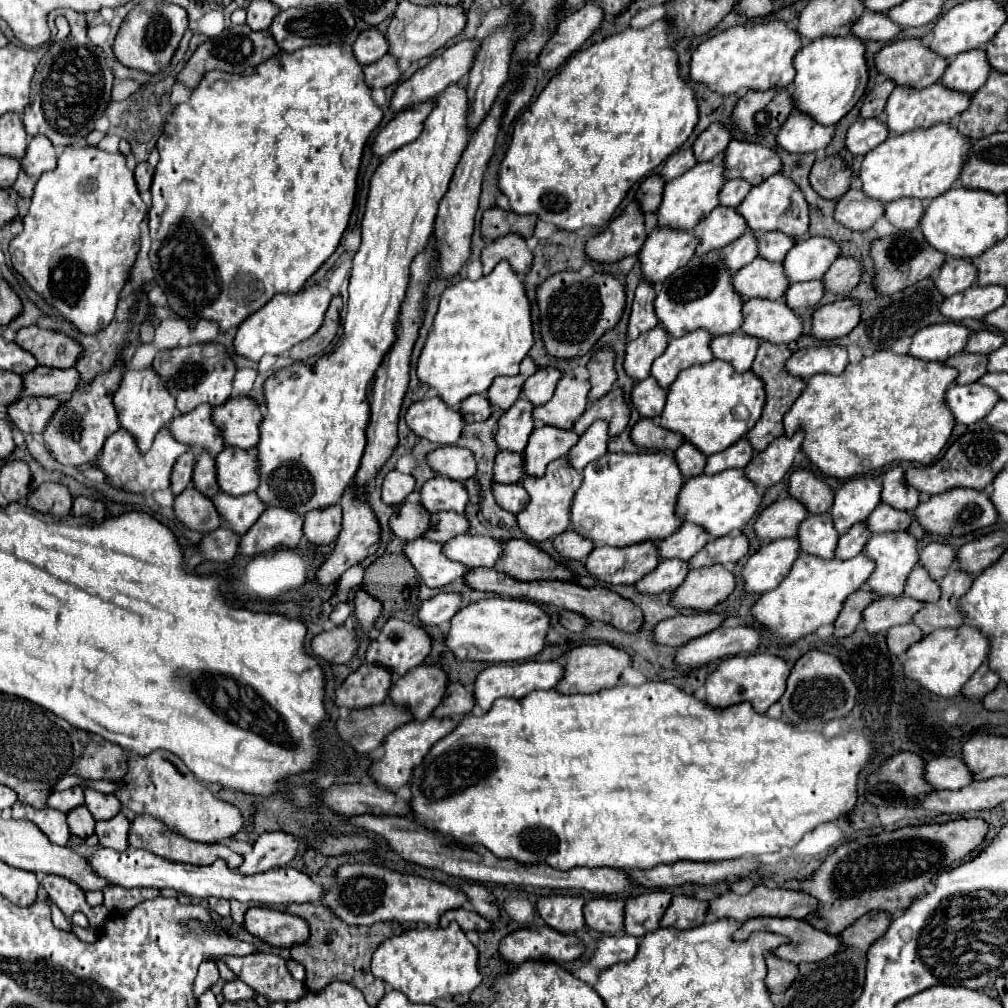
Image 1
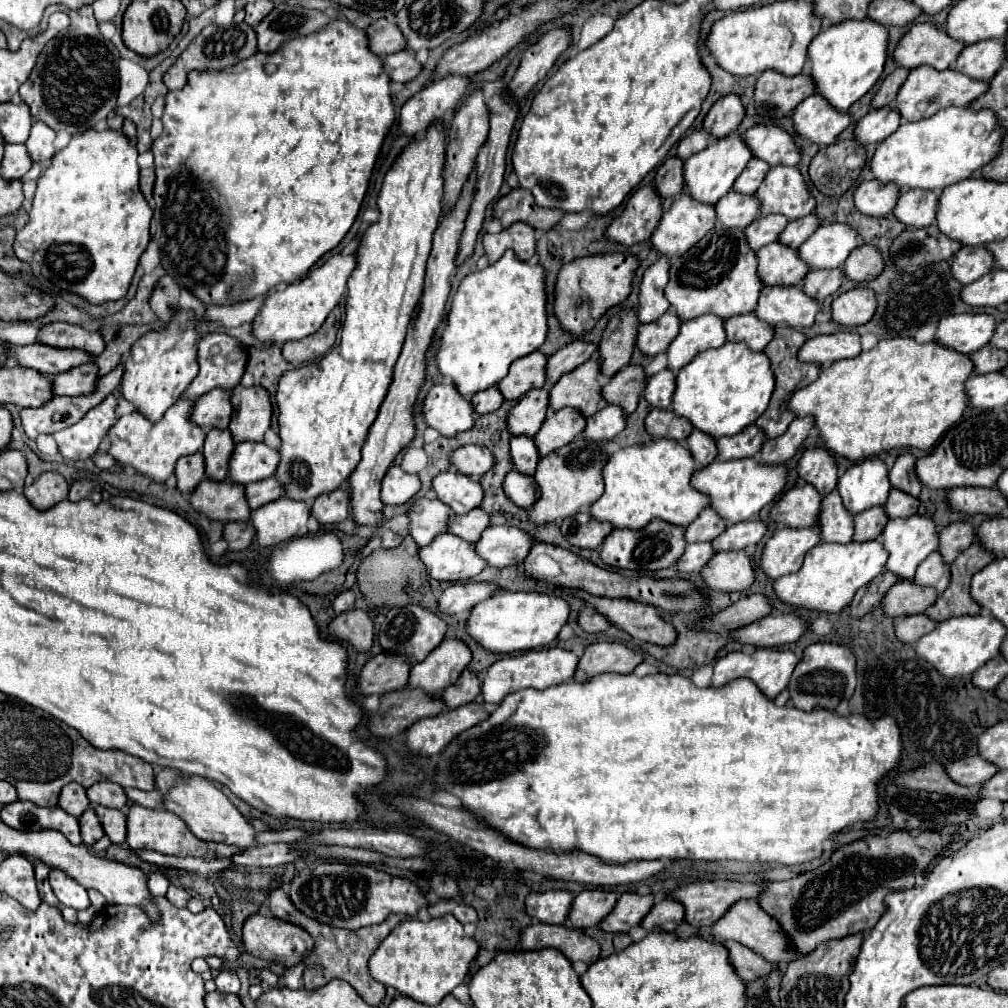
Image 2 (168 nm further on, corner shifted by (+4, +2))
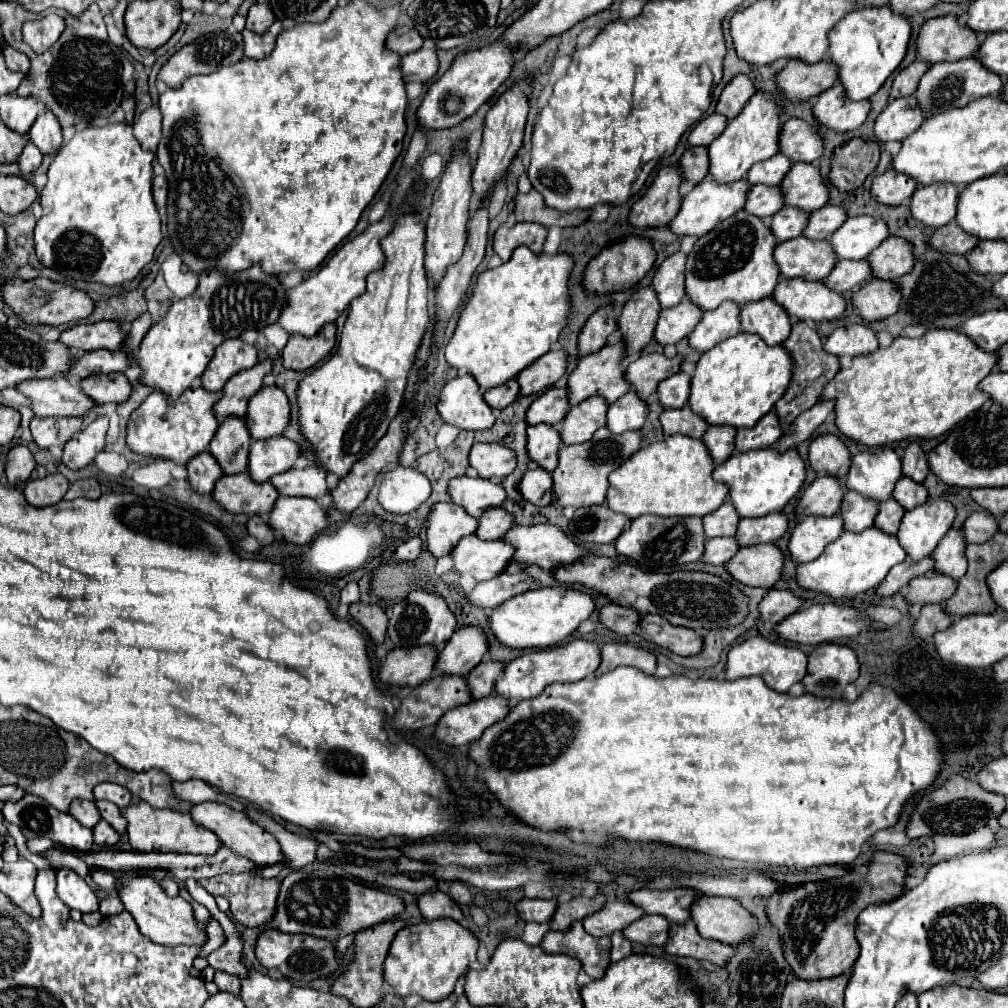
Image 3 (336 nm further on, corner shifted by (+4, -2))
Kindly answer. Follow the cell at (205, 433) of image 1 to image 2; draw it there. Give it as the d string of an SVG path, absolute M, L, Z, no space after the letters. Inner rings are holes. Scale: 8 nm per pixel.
M215 387L207 395L201 395L197 399L197 405L193 409L191 421L199 427L219 427L227 429L233 415L233 403L231 403L231 391L223 387Z

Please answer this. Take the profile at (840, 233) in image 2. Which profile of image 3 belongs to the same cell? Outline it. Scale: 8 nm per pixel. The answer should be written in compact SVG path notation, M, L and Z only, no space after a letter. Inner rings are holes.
M849 217L829 239L837 259L865 259L883 239L889 237L887 225L875 217Z

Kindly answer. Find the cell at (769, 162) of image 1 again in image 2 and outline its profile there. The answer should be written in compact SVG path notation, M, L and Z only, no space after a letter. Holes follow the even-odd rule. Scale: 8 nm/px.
M755 125L743 131L753 155L775 165L797 165L801 161L801 149L795 137L777 125Z

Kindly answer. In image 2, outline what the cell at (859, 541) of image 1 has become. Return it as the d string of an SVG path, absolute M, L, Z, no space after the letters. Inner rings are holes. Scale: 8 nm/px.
M869 507L867 511L855 515L855 535L853 535L853 541L877 539L883 533L887 521L889 521L889 517L887 517L883 507Z

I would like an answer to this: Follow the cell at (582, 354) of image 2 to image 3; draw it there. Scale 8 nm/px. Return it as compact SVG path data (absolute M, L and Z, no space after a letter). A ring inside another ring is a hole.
M601 307L597 313L593 313L579 335L579 345L577 345L579 359L589 353L597 353L601 347L605 347L607 337L615 329L617 329L617 321L615 321L613 307Z

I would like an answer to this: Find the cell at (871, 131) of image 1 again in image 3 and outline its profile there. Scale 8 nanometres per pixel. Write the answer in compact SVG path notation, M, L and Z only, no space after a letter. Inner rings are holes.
M913 97L893 99L889 105L879 113L875 121L875 137L885 141L901 141L909 133L913 133L923 123L923 113L917 107Z

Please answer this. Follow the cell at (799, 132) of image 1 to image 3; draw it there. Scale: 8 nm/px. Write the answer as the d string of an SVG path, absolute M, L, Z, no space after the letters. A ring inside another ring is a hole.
M835 83L831 89L823 91L813 103L813 117L821 127L827 127L837 133L855 131L867 119L869 101L849 101L843 93L841 83Z

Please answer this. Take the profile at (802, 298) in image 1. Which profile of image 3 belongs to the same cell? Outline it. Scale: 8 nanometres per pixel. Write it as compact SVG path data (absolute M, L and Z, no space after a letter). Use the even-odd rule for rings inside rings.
M861 259L861 261L837 261L833 271L829 273L829 277L823 283L827 283L827 287L831 287L831 291L845 293L851 287L863 283L869 275L871 275L871 269L869 269L869 263L865 259Z

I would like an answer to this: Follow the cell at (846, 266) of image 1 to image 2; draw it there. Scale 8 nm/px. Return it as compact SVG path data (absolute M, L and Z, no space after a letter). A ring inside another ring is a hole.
M863 243L861 247L857 247L847 257L847 263L843 265L843 269L847 271L847 279L859 281L859 283L875 279L877 275L881 275L883 267L885 267L885 261L881 251L869 243Z

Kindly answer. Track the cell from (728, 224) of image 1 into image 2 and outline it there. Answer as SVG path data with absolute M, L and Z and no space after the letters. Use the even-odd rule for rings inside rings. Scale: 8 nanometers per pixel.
M729 191L723 199L719 199L715 211L717 223L725 227L747 227L761 215L759 199L755 199L755 195L741 195L737 191Z

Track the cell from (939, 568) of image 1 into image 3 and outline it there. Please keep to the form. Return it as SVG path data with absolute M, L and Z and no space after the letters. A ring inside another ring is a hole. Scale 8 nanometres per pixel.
M971 513L963 527L963 539L965 539L965 545L971 545L971 543L985 543L987 539L991 539L995 533L997 533L997 519L989 513Z

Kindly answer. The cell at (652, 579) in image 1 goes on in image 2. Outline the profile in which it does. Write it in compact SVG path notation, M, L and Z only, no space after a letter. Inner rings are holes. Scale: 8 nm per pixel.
M691 543L687 545L683 557L677 563L679 571L701 571L707 561L715 555L715 549L711 543Z

